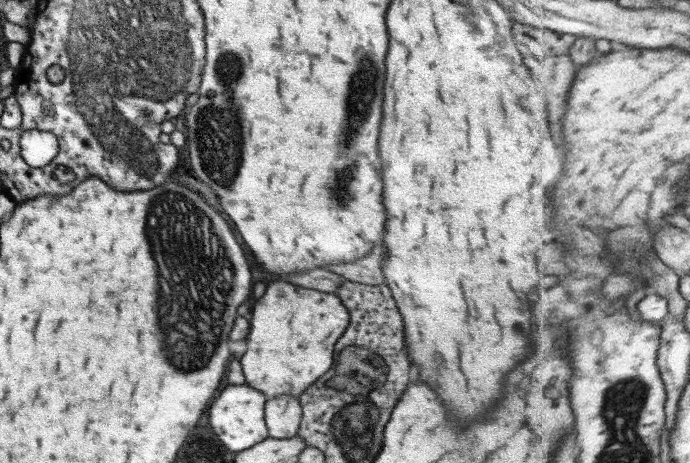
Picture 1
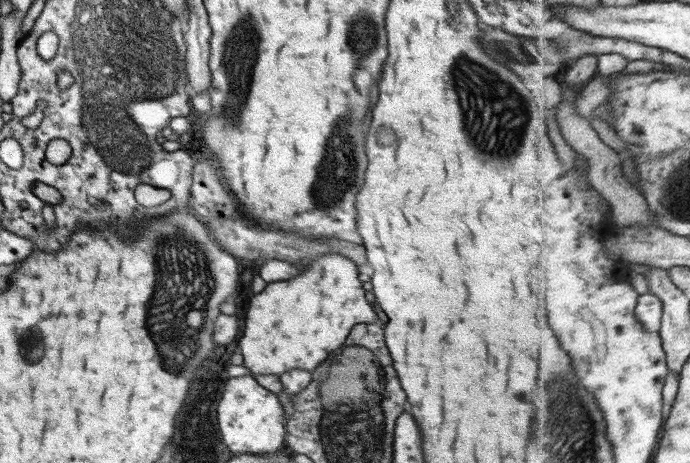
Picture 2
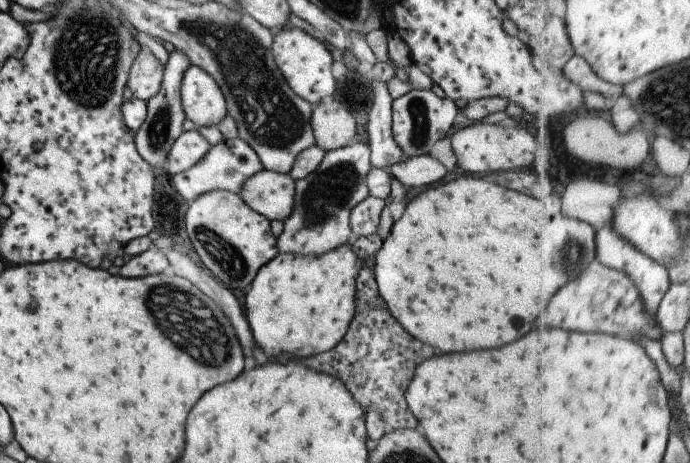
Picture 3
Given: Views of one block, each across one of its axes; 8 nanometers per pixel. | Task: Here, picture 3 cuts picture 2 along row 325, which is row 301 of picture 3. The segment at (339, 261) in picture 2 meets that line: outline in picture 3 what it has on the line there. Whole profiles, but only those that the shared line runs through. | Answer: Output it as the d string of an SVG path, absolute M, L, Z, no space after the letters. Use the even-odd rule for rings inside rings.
M349 242L315 258L278 252L273 260L269 260L256 272L251 290L245 292L243 308L255 344L267 356L277 356L285 352L291 356L307 358L331 350L343 338L351 318L355 316L355 278L361 266L363 262L355 256Z

